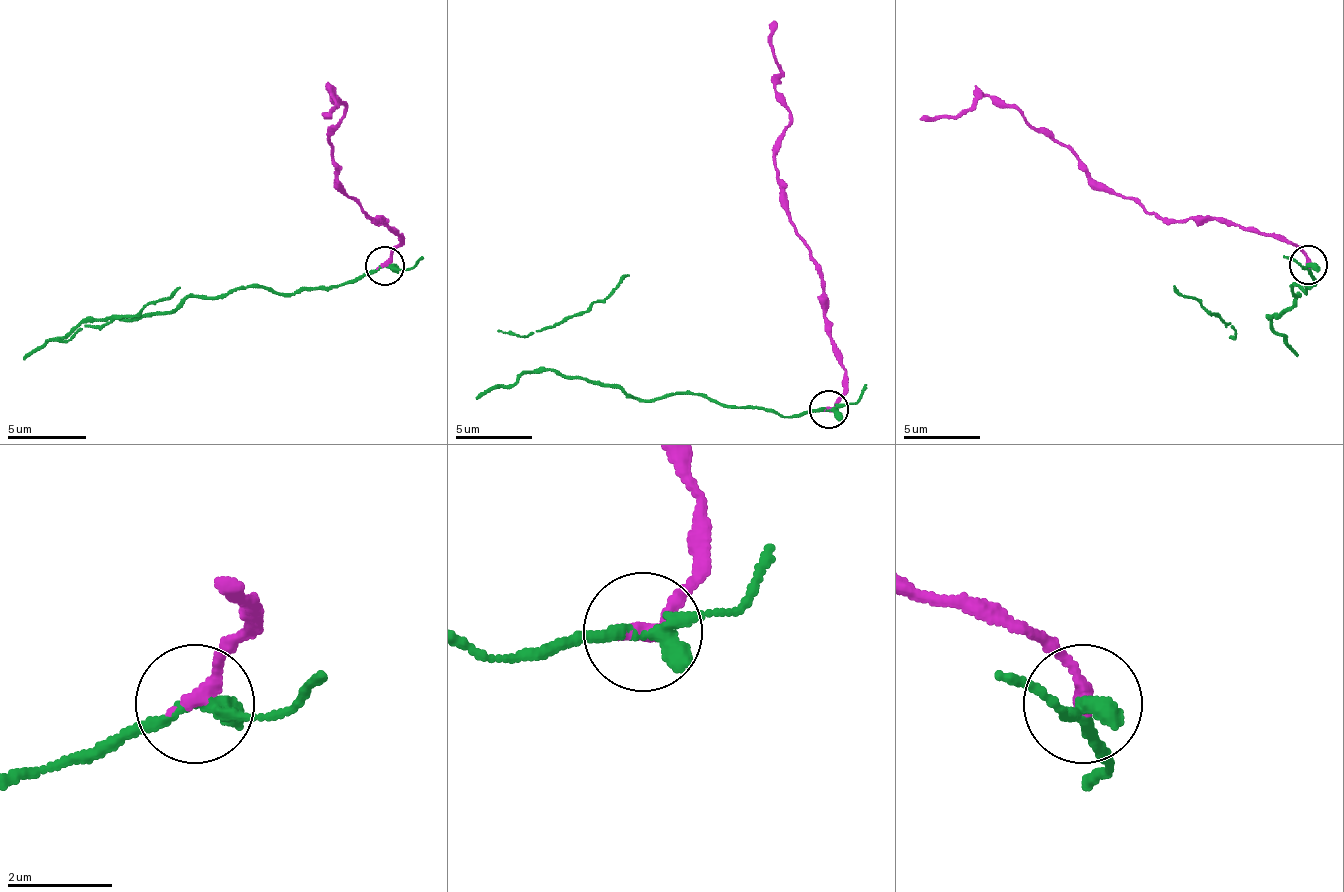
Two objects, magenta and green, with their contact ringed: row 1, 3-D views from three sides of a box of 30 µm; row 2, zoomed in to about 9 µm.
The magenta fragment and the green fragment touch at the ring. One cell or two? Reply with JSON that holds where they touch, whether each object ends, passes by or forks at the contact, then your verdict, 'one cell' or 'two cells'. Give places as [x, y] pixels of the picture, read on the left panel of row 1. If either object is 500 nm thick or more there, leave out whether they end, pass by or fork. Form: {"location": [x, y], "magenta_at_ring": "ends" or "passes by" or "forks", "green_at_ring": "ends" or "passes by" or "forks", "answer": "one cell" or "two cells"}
{"location": [384, 266], "magenta_at_ring": "ends", "green_at_ring": "passes by", "answer": "two cells"}

